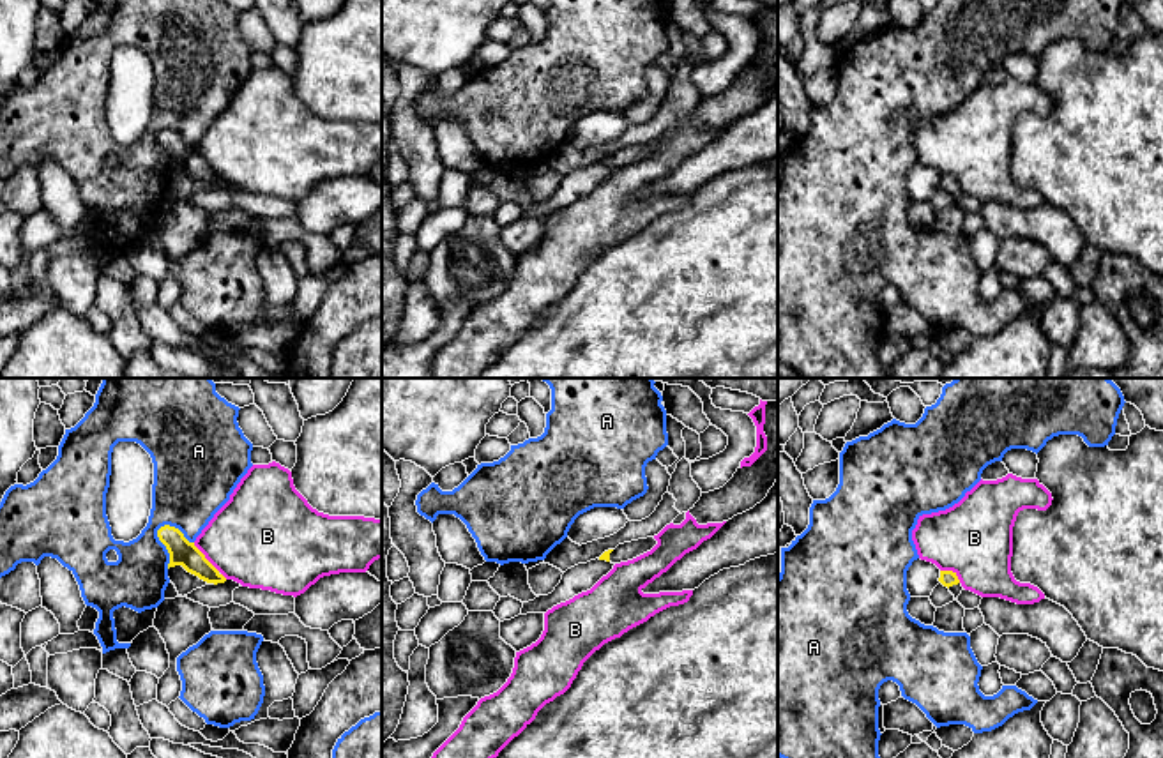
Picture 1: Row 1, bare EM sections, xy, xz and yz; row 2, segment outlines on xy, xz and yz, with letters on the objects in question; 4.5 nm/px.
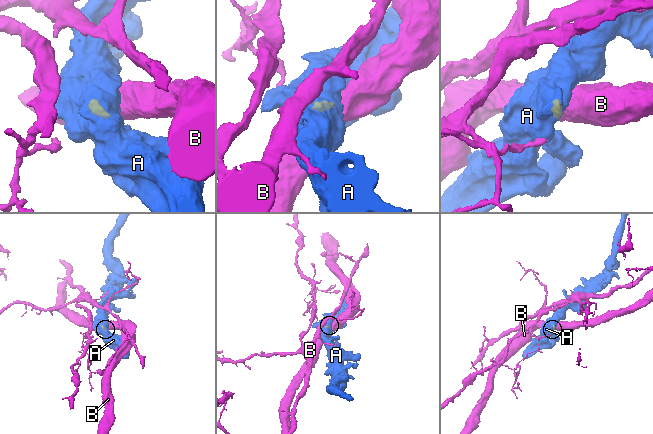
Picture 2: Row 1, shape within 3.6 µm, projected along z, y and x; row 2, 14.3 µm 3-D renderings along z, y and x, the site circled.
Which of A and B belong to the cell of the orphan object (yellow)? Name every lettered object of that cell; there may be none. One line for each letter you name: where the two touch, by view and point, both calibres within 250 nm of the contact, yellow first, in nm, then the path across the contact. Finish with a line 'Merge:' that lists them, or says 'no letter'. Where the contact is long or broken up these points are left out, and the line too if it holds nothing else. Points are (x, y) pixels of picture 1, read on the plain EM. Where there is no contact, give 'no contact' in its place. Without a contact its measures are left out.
Merge: no letter

